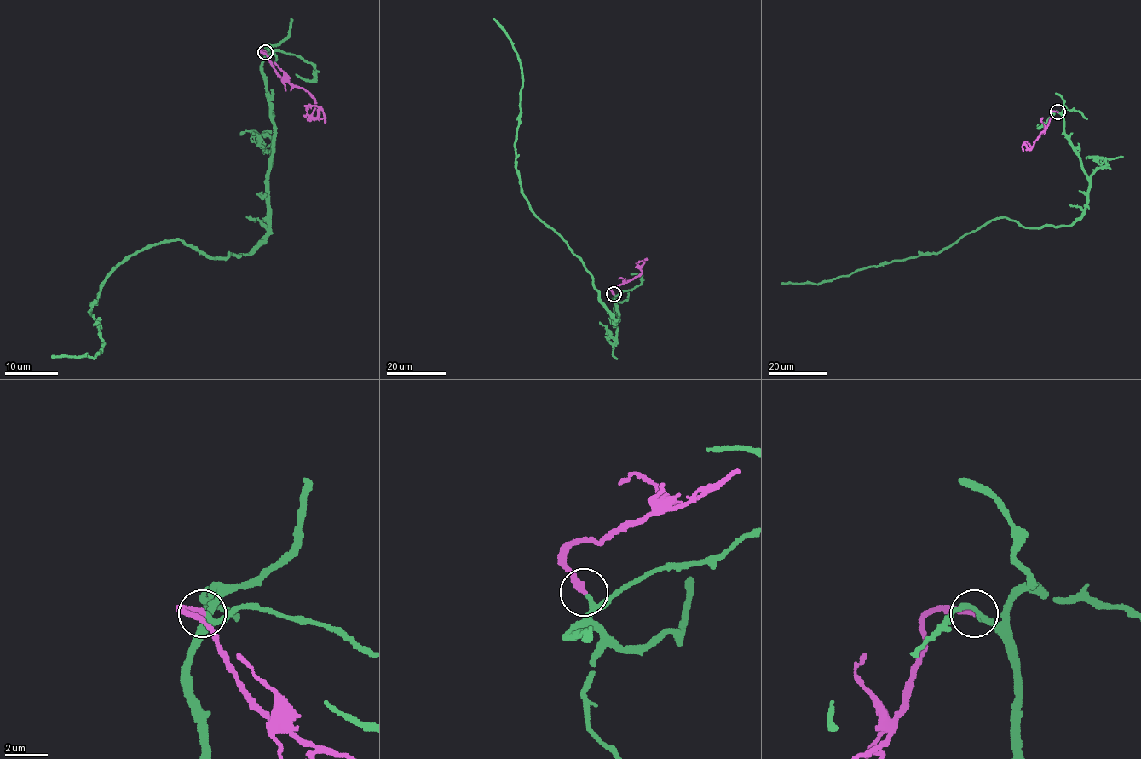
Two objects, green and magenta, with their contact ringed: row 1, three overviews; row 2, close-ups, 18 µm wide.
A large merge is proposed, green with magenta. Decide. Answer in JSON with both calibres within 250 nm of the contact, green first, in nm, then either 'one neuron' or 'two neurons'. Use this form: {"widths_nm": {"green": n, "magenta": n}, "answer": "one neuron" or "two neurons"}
{"widths_nm": {"green": 200, "magenta": 320}, "answer": "one neuron"}

